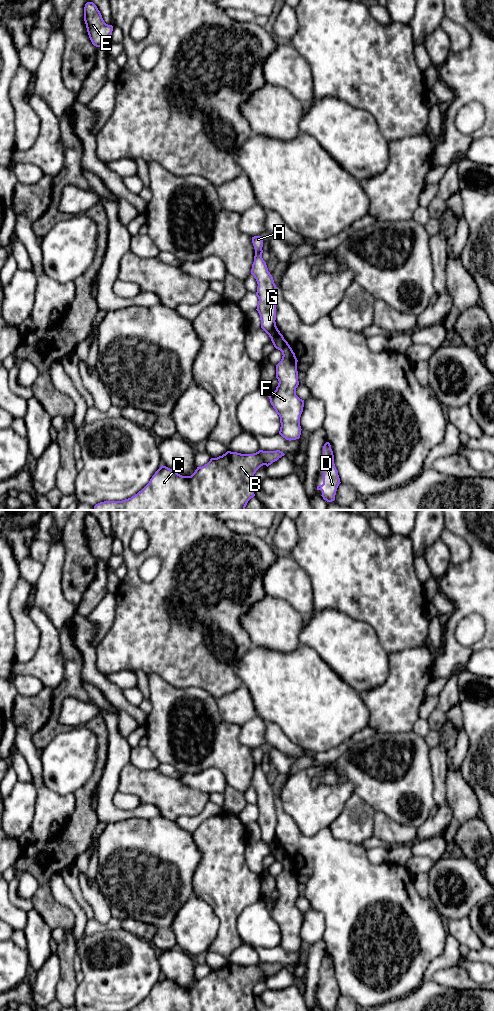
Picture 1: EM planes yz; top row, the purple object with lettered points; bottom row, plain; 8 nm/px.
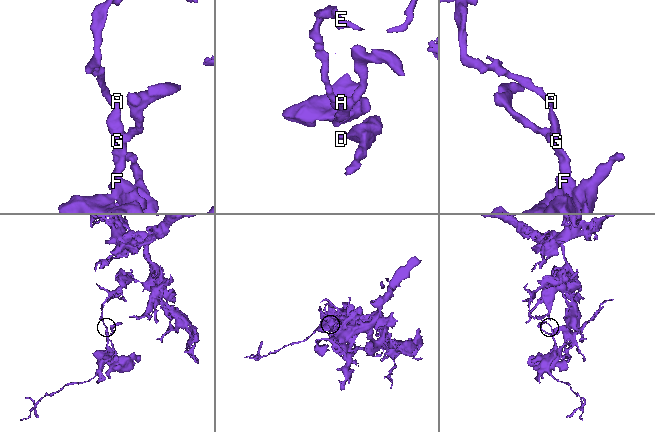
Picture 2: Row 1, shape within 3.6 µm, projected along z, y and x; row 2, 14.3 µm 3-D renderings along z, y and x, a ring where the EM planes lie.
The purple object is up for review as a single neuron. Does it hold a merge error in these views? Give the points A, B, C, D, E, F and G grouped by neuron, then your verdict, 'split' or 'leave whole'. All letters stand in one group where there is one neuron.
A E / B C D F G | split

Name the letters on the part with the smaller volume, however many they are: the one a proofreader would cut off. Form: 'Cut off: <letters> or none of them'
Cut off: B, C, D, F, G

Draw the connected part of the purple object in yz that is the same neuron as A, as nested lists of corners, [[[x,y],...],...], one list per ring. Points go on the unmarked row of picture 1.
[[[254,748],[252,749],[252,755],[255,761],[255,765],[263,765],[263,752],[262,748]]]

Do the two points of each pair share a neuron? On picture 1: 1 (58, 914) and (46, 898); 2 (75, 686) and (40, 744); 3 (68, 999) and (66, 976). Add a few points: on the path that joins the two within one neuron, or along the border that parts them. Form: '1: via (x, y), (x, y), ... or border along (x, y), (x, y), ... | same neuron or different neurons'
1: via (54, 910), (46, 902) | same neuron
2: via (60, 697), (57, 700), (53, 727), (51, 729) | same neuron
3: via (67, 993), (67, 982) | same neuron

